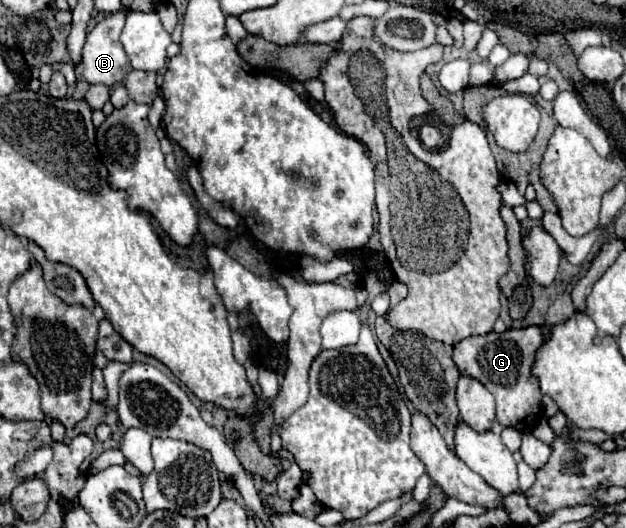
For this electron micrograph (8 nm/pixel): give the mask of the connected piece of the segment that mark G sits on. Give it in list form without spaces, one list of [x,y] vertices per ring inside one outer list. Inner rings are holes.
[[[540,326],[524,330],[506,330],[502,334],[490,332],[486,336],[472,336],[454,346],[452,360],[462,376],[480,380],[496,398],[496,420],[502,426],[512,426],[520,432],[530,432],[540,418],[540,386],[532,372],[536,352],[542,346]]]

